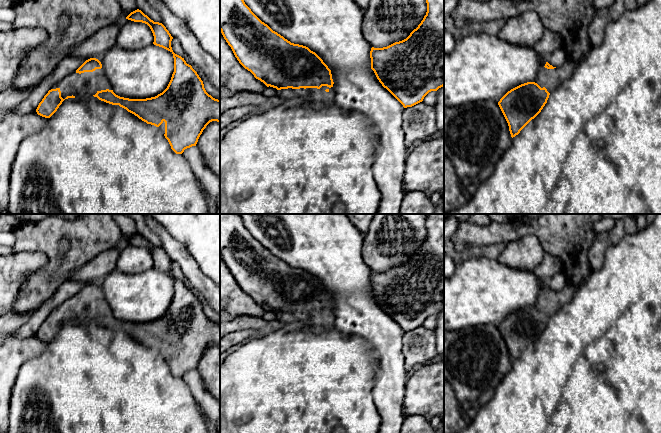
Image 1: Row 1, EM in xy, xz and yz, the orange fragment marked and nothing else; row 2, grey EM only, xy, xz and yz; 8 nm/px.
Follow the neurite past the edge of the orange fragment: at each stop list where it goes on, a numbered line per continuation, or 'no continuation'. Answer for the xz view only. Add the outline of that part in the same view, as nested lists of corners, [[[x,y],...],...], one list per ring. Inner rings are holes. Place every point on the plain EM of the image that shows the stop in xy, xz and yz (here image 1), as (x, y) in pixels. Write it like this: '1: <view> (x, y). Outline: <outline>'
1: xz (314, 320). Outline: [[[322,310],[317,312],[281,313],[276,320],[284,324],[301,322],[304,327],[313,329],[331,329],[334,327],[335,314],[333,311]]]

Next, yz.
1: yz (551, 303). Outline: [[[567,284],[561,291],[554,293],[545,292],[542,288],[538,295],[537,302],[534,304],[541,312],[545,311],[551,318],[554,316],[565,304],[567,304],[574,296],[575,291],[579,285]]]

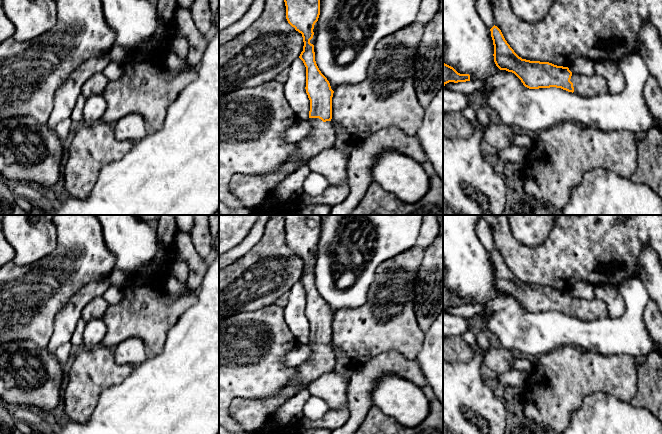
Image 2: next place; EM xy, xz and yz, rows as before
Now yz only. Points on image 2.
1: yz (586, 310). Outline: [[[596,297],[591,300],[572,298],[570,305],[574,311],[573,317],[584,322],[610,318],[607,305]]]

